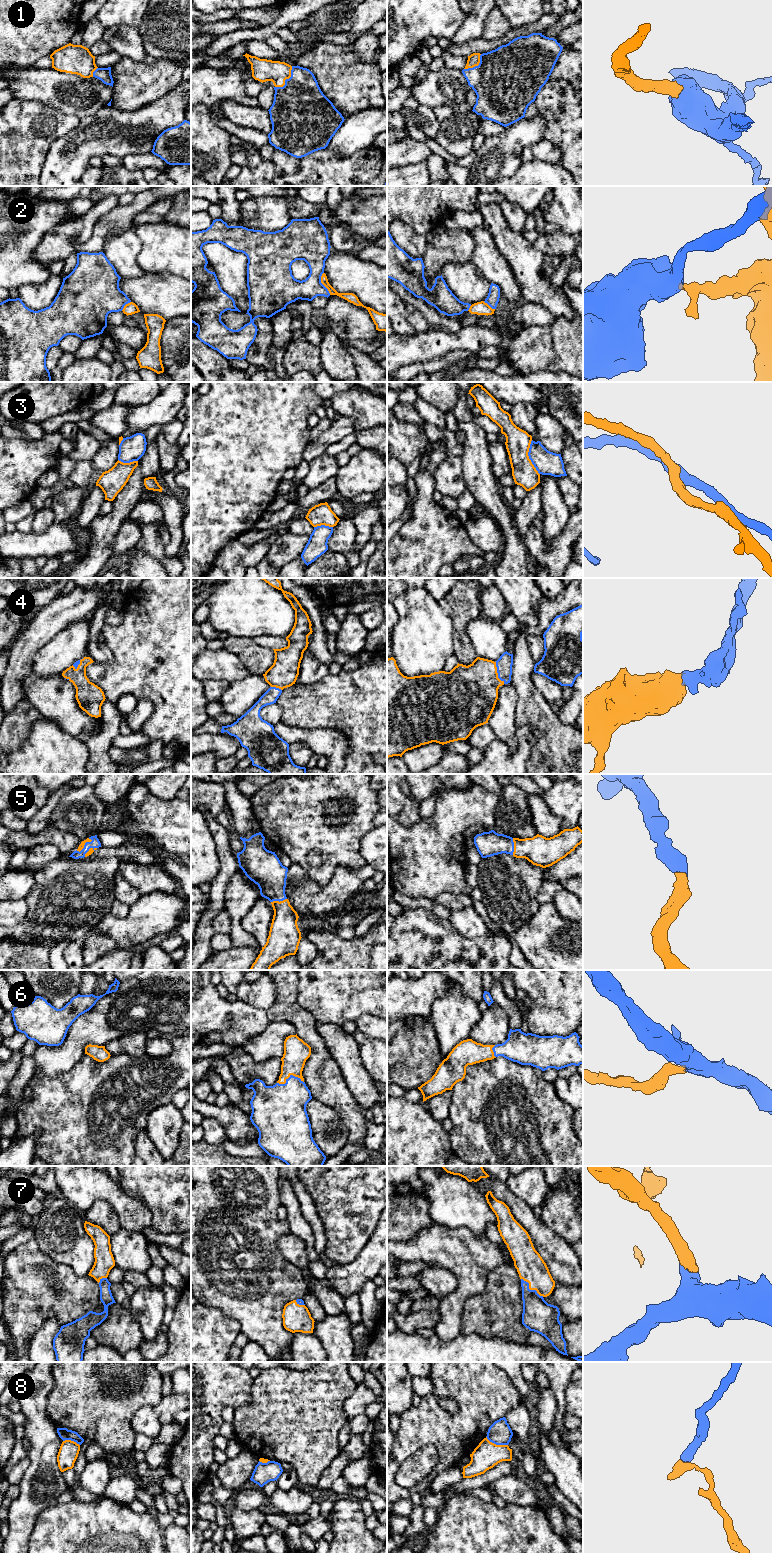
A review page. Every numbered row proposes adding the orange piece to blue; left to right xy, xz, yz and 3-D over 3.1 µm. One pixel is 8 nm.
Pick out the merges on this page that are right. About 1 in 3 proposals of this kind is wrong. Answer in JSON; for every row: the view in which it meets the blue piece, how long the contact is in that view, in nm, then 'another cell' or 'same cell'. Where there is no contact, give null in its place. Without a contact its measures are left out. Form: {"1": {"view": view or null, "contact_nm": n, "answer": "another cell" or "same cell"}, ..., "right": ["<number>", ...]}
{"1": {"view": "xz", "contact_nm": 220, "answer": "same cell"}, "2": {"view": "xz", "contact_nm": 190, "answer": "another cell"}, "3": {"view": "yz", "contact_nm": 280, "answer": "another cell"}, "4": {"view": "yz", "contact_nm": 190, "answer": "same cell"}, "5": {"view": "xy", "contact_nm": 160, "answer": "same cell"}, "6": {"view": "xz", "contact_nm": 220, "answer": "same cell"}, "7": {"view": "yz", "contact_nm": 240, "answer": "same cell"}, "8": {"view": "yz", "contact_nm": 190, "answer": "another cell"}, "right": ["1", "4", "5", "6", "7"]}

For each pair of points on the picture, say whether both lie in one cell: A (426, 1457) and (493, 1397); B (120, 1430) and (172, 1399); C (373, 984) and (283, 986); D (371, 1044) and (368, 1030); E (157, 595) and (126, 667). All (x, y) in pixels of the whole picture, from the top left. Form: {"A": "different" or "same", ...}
{"A": "different", "B": "different", "C": "different", "D": "different", "E": "same"}

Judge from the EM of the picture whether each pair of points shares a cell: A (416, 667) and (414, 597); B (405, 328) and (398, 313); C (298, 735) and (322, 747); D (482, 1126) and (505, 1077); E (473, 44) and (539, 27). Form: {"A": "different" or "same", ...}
{"A": "same", "B": "same", "C": "same", "D": "same", "E": "same"}

